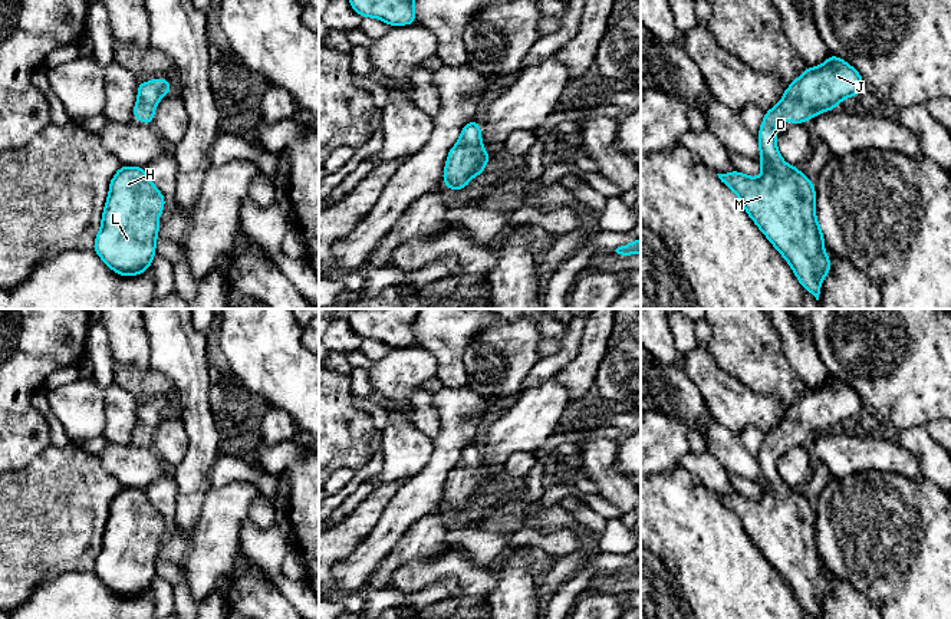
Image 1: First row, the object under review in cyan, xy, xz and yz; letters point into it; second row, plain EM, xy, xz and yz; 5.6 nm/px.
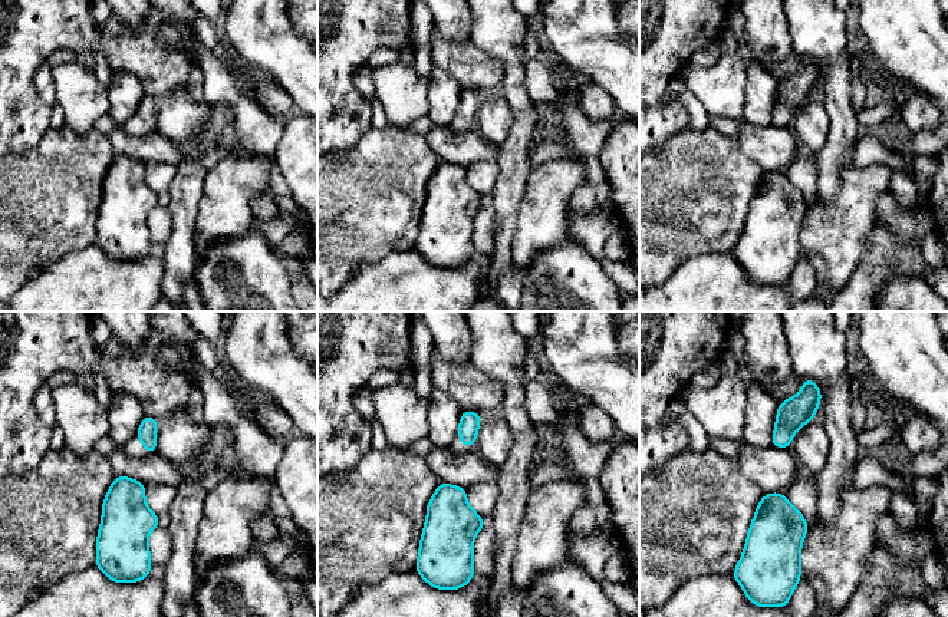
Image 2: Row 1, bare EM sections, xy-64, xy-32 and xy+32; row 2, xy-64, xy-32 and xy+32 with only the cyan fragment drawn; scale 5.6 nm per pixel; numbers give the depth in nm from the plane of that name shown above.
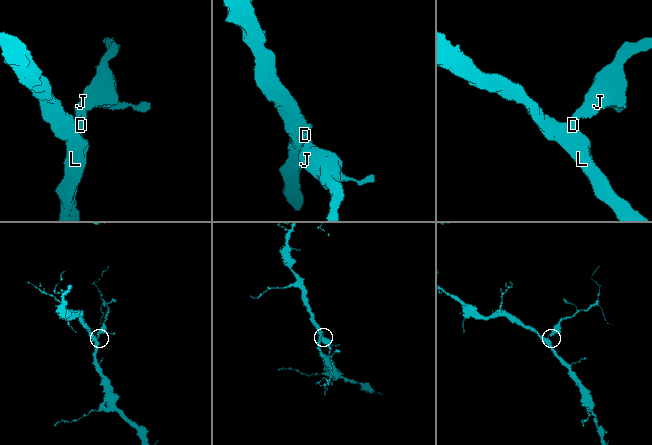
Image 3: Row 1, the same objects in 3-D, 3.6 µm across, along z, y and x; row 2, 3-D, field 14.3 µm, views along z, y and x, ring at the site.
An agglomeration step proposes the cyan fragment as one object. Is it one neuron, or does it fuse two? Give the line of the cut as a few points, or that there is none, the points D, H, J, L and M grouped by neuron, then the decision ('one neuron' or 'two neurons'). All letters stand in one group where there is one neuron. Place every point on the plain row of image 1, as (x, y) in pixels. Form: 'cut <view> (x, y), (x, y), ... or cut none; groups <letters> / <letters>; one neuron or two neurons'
cut none; groups D H J L M; one neuron

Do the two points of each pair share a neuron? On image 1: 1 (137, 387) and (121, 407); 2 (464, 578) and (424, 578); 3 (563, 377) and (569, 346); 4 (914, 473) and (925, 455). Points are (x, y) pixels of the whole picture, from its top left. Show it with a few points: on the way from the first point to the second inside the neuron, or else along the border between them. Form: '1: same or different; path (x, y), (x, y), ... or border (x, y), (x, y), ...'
1: different; border (114, 381), (138, 404)
2: same; path (454, 570), (434, 570)
3: different; border (582, 333), (578, 352), (553, 377)
4: different; border (897, 438), (917, 457), (924, 477)

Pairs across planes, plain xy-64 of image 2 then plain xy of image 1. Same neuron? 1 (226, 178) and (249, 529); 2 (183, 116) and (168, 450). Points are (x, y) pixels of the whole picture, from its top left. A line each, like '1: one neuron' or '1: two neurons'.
1: two neurons
2: one neuron

